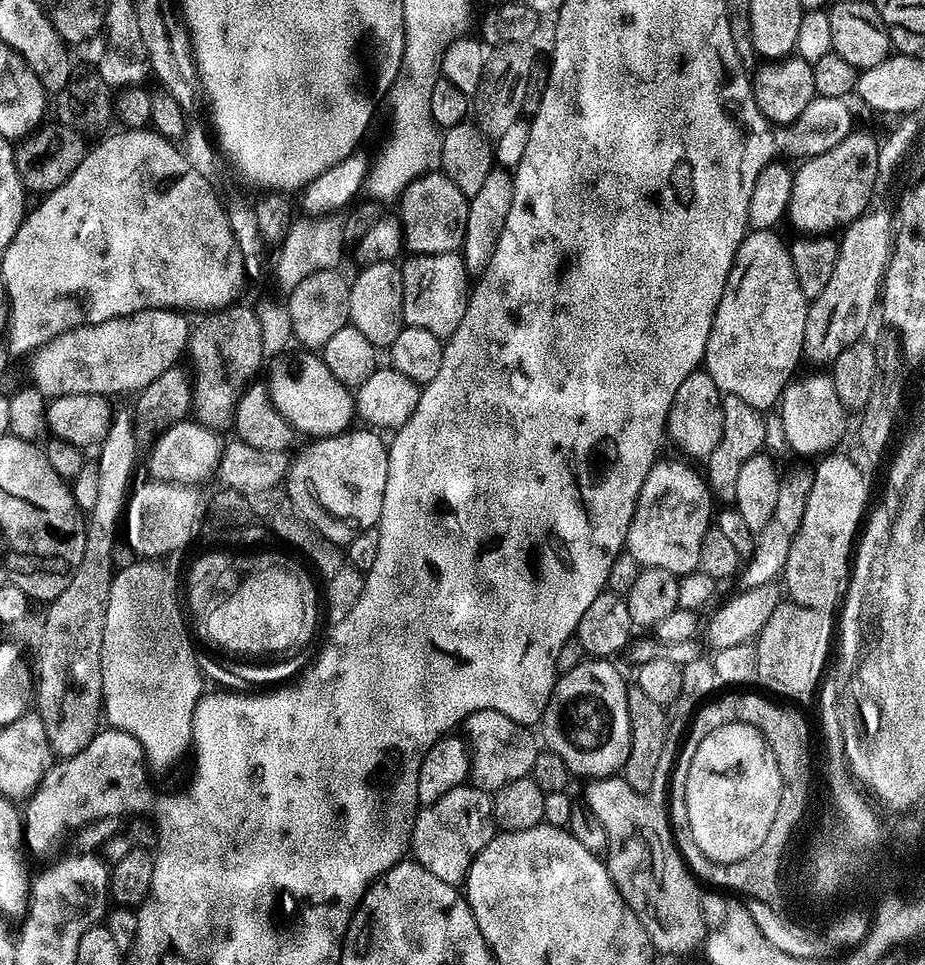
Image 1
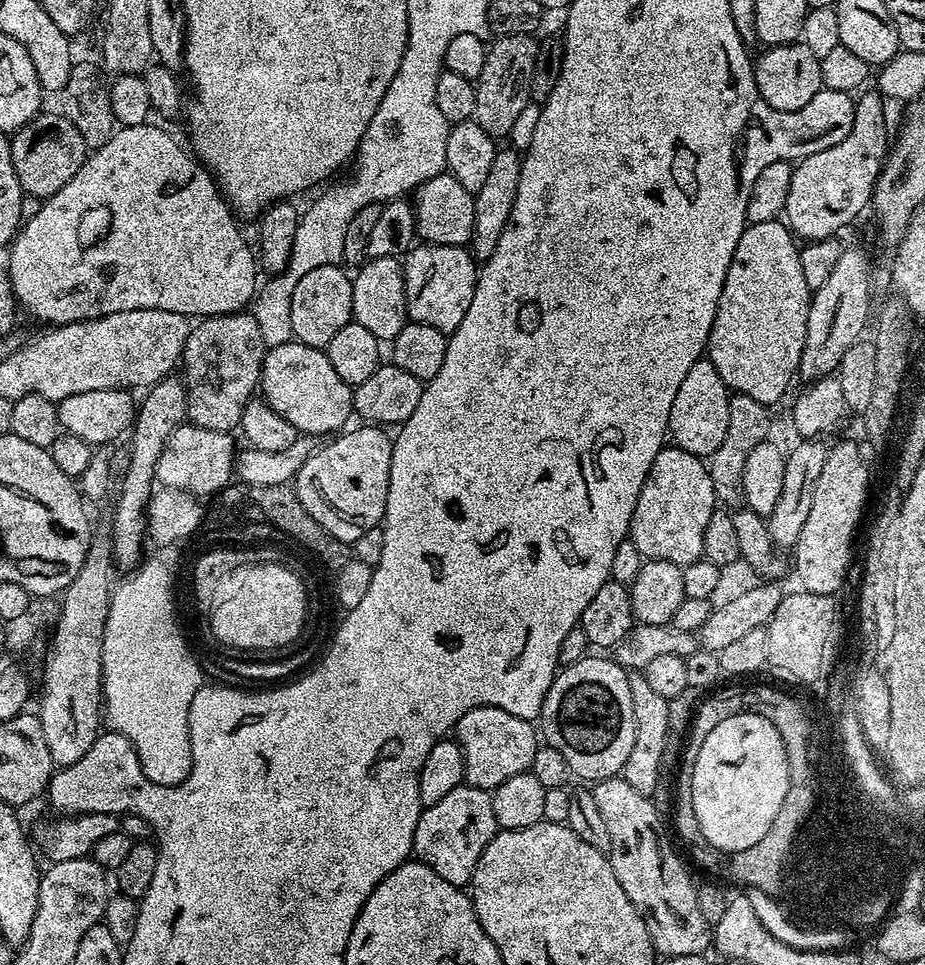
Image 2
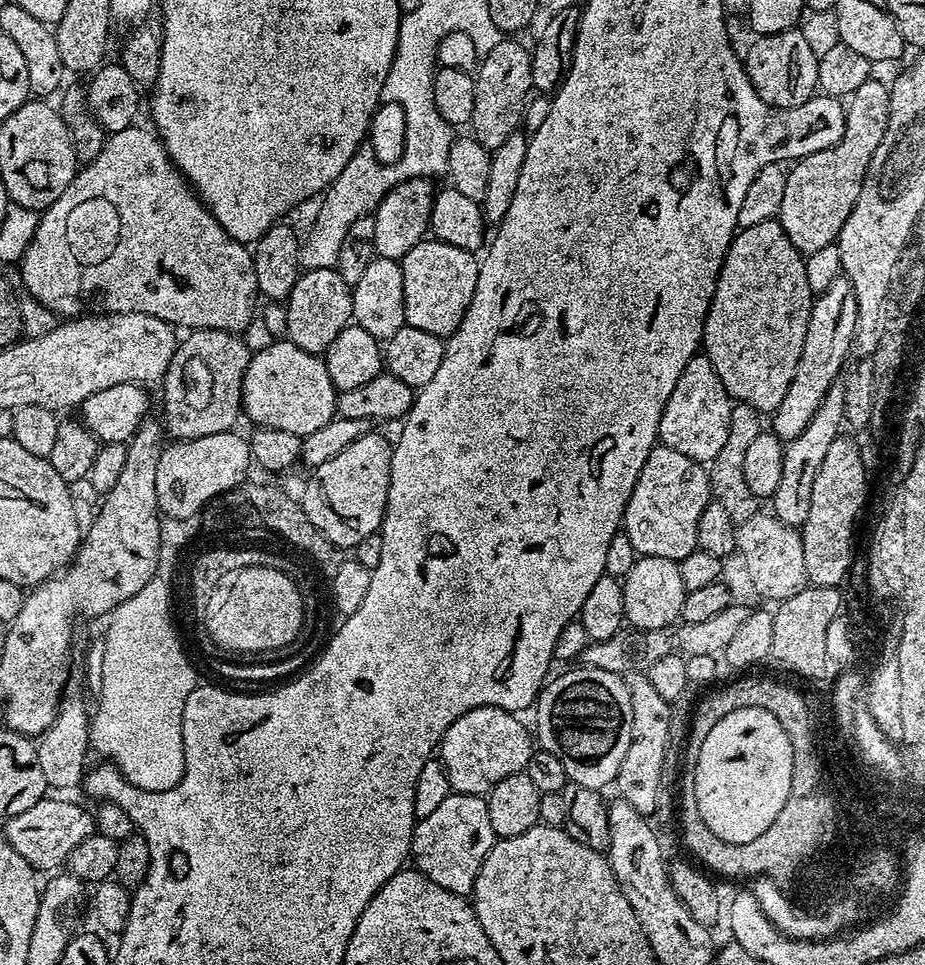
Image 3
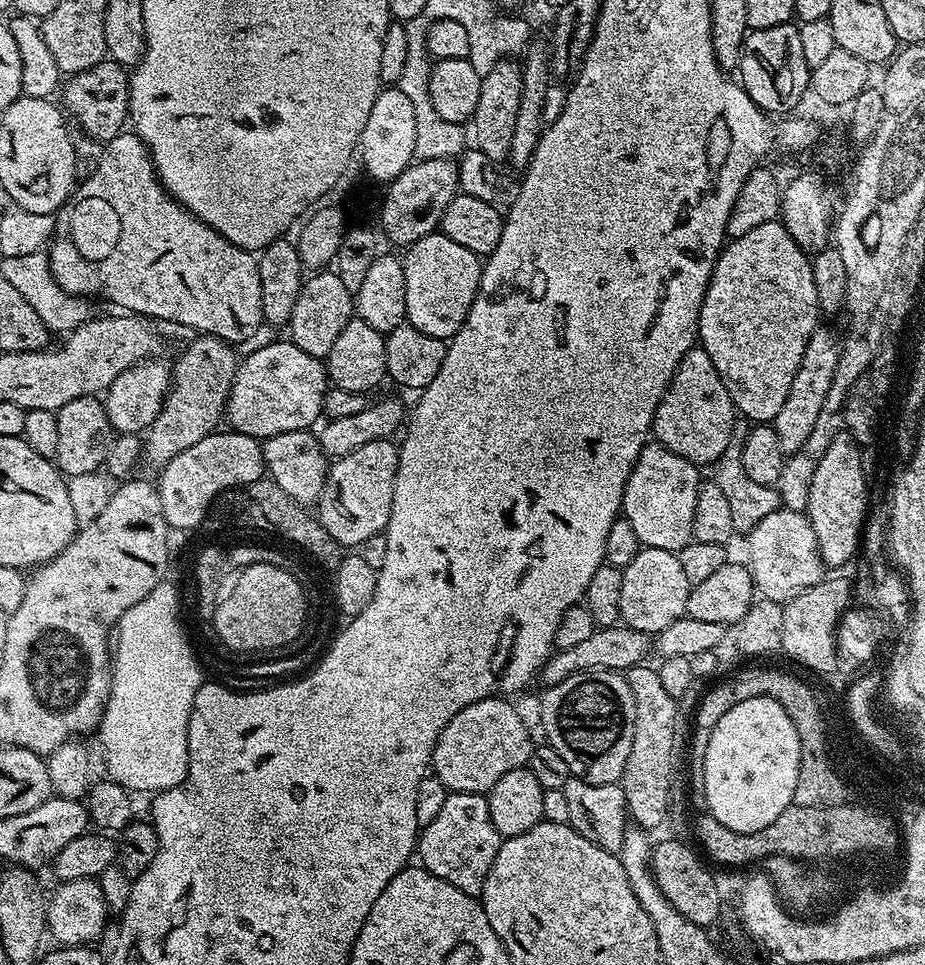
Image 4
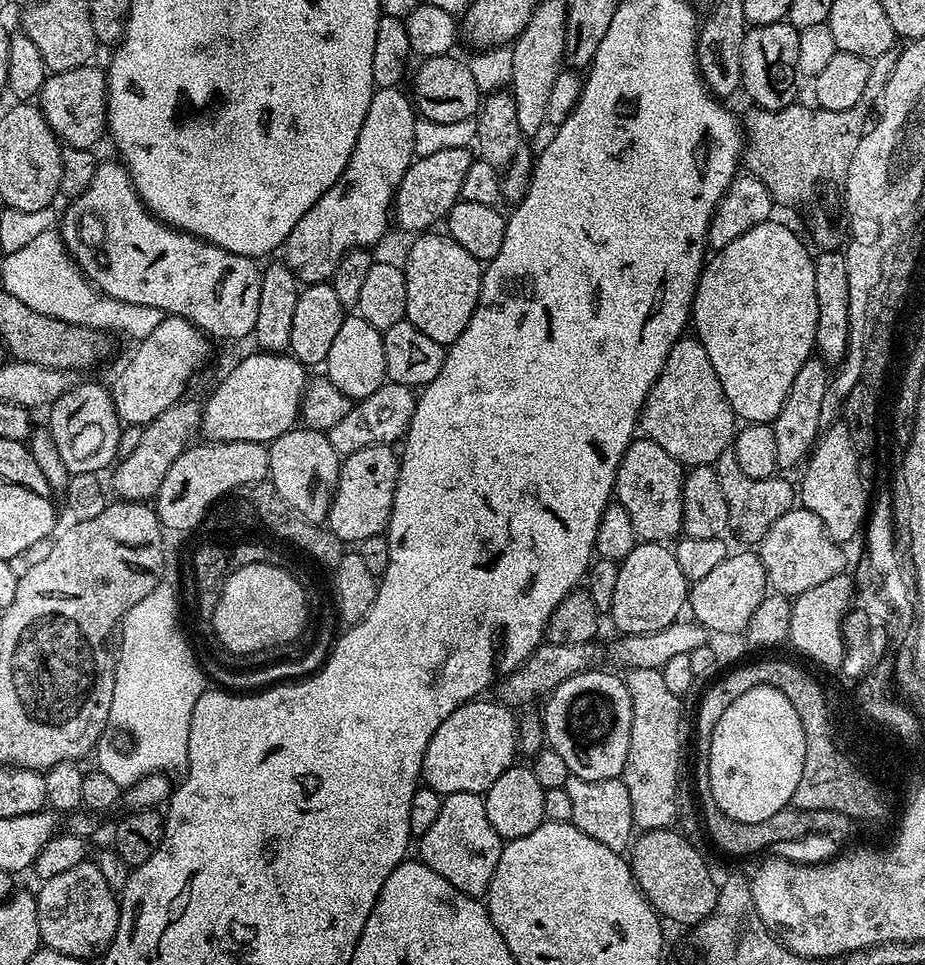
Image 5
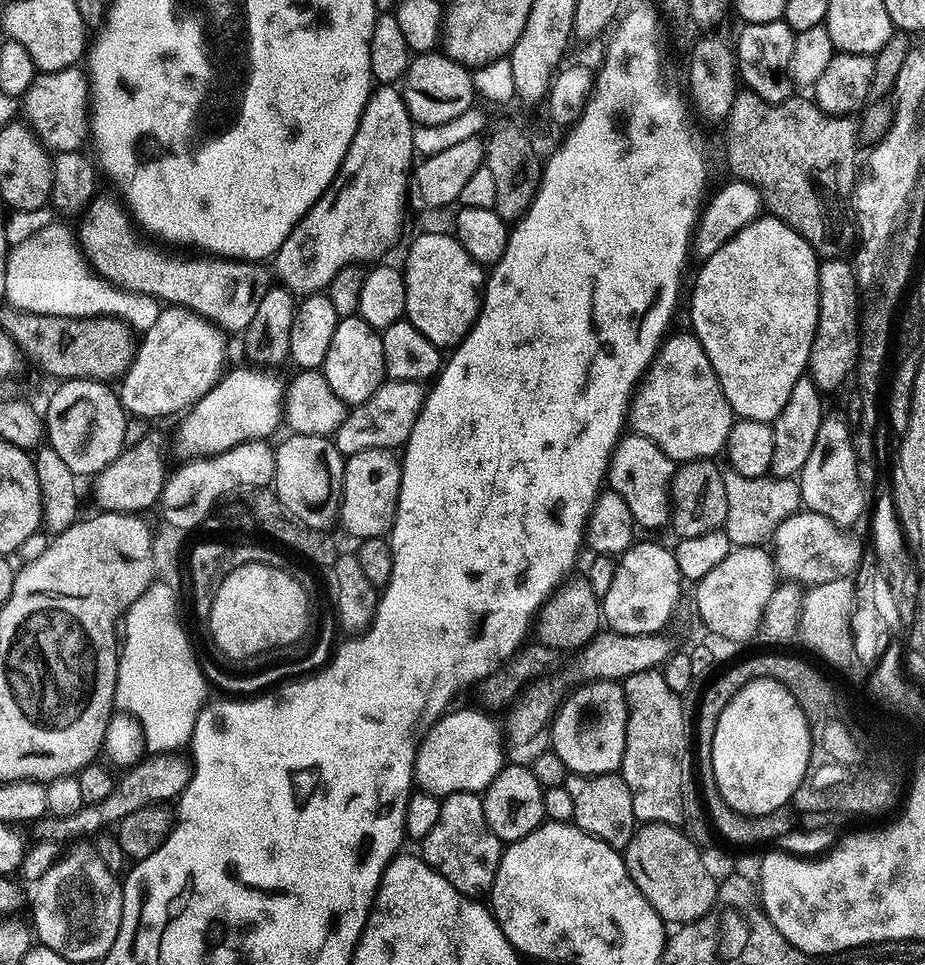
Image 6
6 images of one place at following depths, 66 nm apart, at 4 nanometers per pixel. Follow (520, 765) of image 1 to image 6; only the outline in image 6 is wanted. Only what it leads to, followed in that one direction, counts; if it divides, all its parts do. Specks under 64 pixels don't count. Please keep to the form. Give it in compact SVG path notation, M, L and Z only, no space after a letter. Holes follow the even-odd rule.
M476 708L449 710L420 739L416 760L412 763L414 784L419 791L441 798L459 792L480 794L494 782L506 763L506 753L497 721L495 724L487 711L481 711Z

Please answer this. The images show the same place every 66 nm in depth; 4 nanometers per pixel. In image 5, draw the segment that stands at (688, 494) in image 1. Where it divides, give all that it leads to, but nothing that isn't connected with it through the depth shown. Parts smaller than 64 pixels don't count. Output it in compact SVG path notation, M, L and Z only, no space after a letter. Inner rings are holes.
M647 438L633 439L632 445L624 451L622 462L616 471L615 499L630 514L630 522L634 526L637 537L644 542L668 542L681 535L684 527L684 511L682 510L682 490L684 489L685 469L662 446L658 446Z

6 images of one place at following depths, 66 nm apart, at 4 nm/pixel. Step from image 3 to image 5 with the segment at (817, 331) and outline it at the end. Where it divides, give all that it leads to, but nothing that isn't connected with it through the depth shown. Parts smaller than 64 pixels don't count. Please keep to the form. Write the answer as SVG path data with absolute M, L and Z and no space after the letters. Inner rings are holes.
M819 358L808 359L802 366L802 370L798 370L798 378L794 378L794 386L790 386L790 394L782 410L771 423L774 430L774 443L778 450L777 469L796 467L799 469L808 460L822 431L822 398L826 394L829 383L829 369Z

